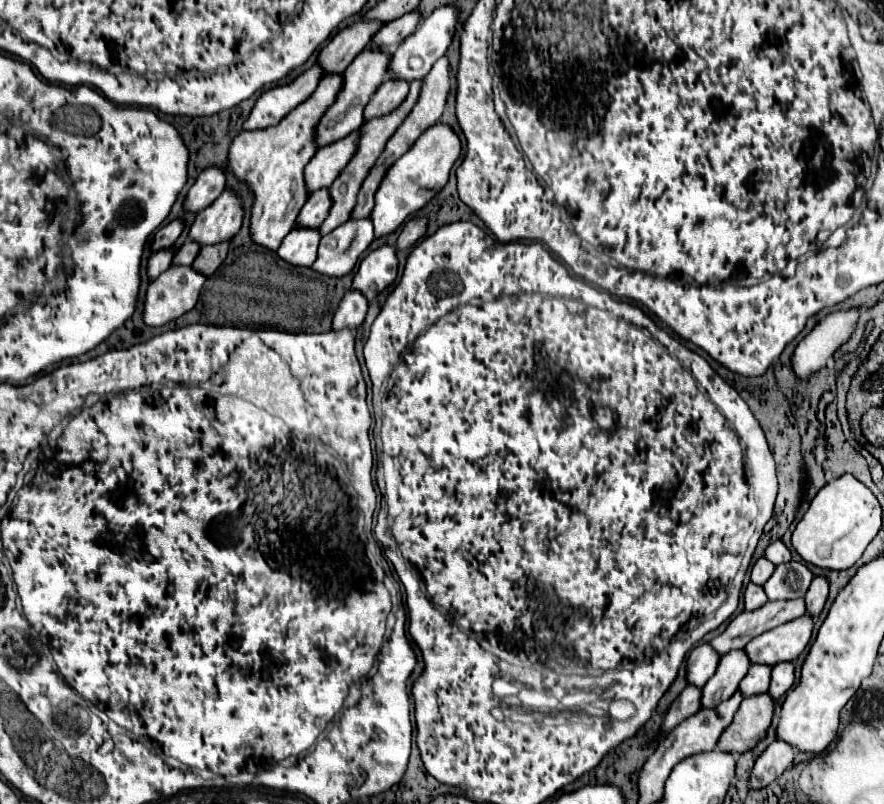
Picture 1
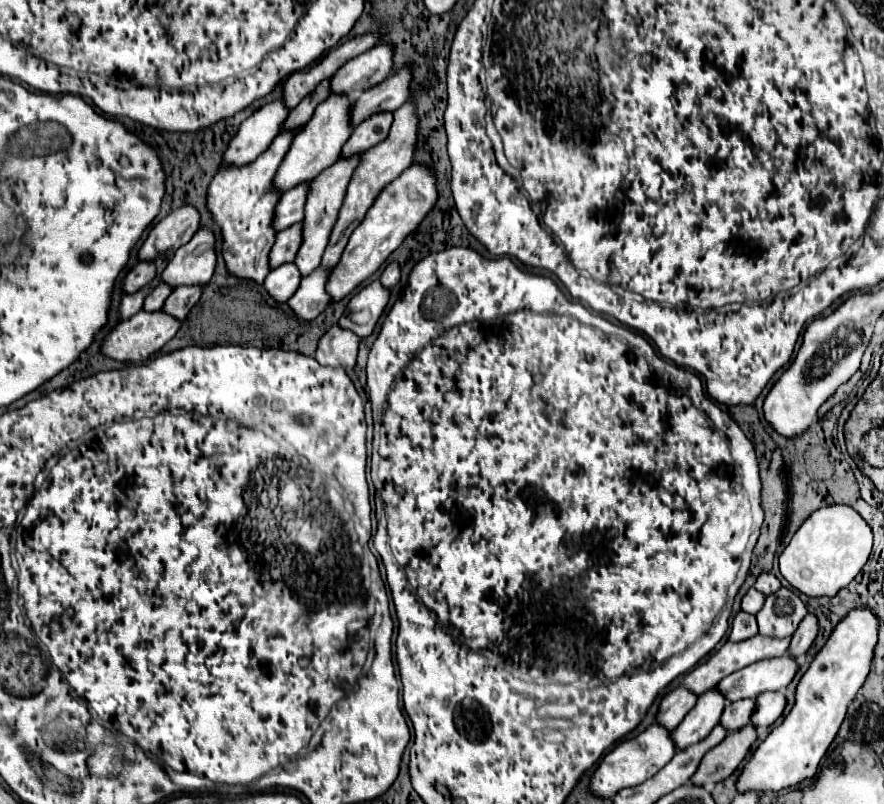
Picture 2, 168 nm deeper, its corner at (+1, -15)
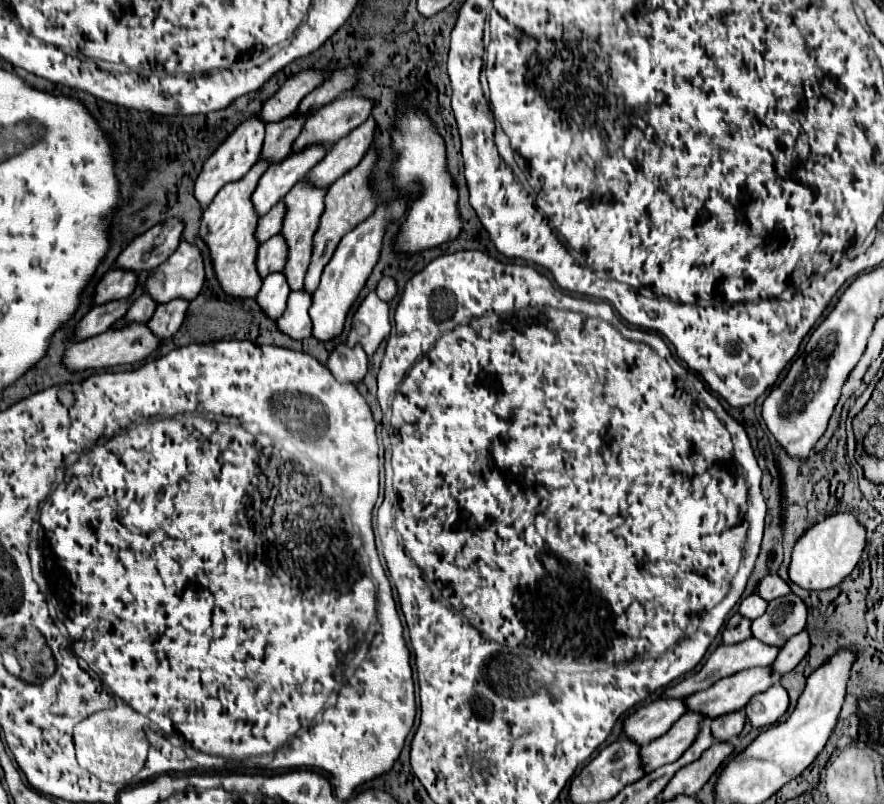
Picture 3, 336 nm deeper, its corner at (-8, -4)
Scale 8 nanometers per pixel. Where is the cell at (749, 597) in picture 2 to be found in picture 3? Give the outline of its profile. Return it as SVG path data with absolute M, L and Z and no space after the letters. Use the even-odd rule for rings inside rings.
M751 594L751 596L747 596L747 598L739 604L739 614L741 614L743 618L755 620L757 616L761 616L761 614L765 612L765 608L767 608L765 600L763 600L761 596L757 596L757 594Z

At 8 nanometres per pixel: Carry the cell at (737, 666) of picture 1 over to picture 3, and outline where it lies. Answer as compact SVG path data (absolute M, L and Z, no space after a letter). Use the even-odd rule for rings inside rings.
M687 712L669 728L669 732L655 738L647 746L643 746L641 748L643 772L651 774L655 768L661 768L661 766L677 760L685 752L685 748L689 748L691 742L695 740L701 720L703 720L701 714Z

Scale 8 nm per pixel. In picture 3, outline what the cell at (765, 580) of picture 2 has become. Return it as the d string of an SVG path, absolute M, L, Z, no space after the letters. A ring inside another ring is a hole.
M777 574L765 576L757 588L757 594L763 596L763 600L767 600L767 602L771 602L779 596L785 596L787 592L789 592L789 584L785 580L781 580Z

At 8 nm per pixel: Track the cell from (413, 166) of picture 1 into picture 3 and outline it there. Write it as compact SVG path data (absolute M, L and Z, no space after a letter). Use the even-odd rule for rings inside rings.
M397 196L393 202L389 204L381 204L373 216L369 216L365 222L361 222L353 232L349 232L337 246L331 262L325 266L323 274L321 274L321 282L319 288L313 292L313 304L309 308L309 316L311 316L311 336L317 342L329 342L333 338L337 338L343 332L349 308L353 306L353 302L357 300L359 292L363 290L373 266L379 260L379 250L381 250L381 242L383 242L383 234L385 234L385 226L403 216L405 214L405 196Z

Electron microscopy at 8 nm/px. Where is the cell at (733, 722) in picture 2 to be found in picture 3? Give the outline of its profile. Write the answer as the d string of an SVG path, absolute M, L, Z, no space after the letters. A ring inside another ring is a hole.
M731 712L727 716L719 716L711 722L711 734L715 736L715 742L727 742L733 736L739 736L743 730L745 718L741 712Z

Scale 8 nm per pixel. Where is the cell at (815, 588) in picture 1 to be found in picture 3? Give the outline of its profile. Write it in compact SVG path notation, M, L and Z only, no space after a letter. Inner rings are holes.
M805 630L799 632L797 636L791 636L791 640L787 640L787 644L779 650L779 656L771 664L773 678L779 680L783 674L791 672L807 654L807 650L809 650L809 636Z

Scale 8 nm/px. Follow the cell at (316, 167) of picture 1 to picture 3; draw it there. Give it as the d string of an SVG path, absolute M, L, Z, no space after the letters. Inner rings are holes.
M279 202L279 204L275 204L275 208L271 208L265 216L259 218L259 228L255 230L255 240L259 240L259 244L263 244L271 236L279 234L283 216L285 216L285 204Z

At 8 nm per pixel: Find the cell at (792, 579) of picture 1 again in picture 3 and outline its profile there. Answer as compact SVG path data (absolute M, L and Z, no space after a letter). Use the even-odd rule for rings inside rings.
M787 594L769 602L763 616L755 618L751 624L751 636L781 648L791 636L799 634L807 622L807 606L795 596Z

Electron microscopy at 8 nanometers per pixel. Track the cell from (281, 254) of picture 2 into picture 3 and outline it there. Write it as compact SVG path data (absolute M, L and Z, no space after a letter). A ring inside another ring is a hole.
M273 236L271 240L263 242L259 246L259 254L255 260L255 266L259 268L259 276L269 276L271 272L281 272L287 260L287 244L283 240L283 236Z

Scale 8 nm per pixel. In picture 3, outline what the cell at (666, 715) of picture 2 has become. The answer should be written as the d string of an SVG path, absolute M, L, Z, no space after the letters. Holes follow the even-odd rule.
M659 698L647 706L637 708L631 716L623 720L623 736L639 746L645 746L657 736L663 736L683 714L685 704L681 698Z

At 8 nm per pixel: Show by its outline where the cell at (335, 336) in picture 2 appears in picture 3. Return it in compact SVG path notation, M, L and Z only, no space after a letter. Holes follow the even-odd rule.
M341 344L329 356L329 370L335 380L357 384L367 374L367 356L361 346L347 348L347 344Z

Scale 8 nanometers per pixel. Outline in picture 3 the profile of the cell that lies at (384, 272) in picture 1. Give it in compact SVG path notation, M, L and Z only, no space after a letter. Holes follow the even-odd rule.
M371 292L361 306L357 308L353 316L353 326L347 338L347 346L355 348L361 346L371 360L375 356L375 350L379 344L389 336L391 324L389 324L389 306L387 302L379 300L375 292Z

